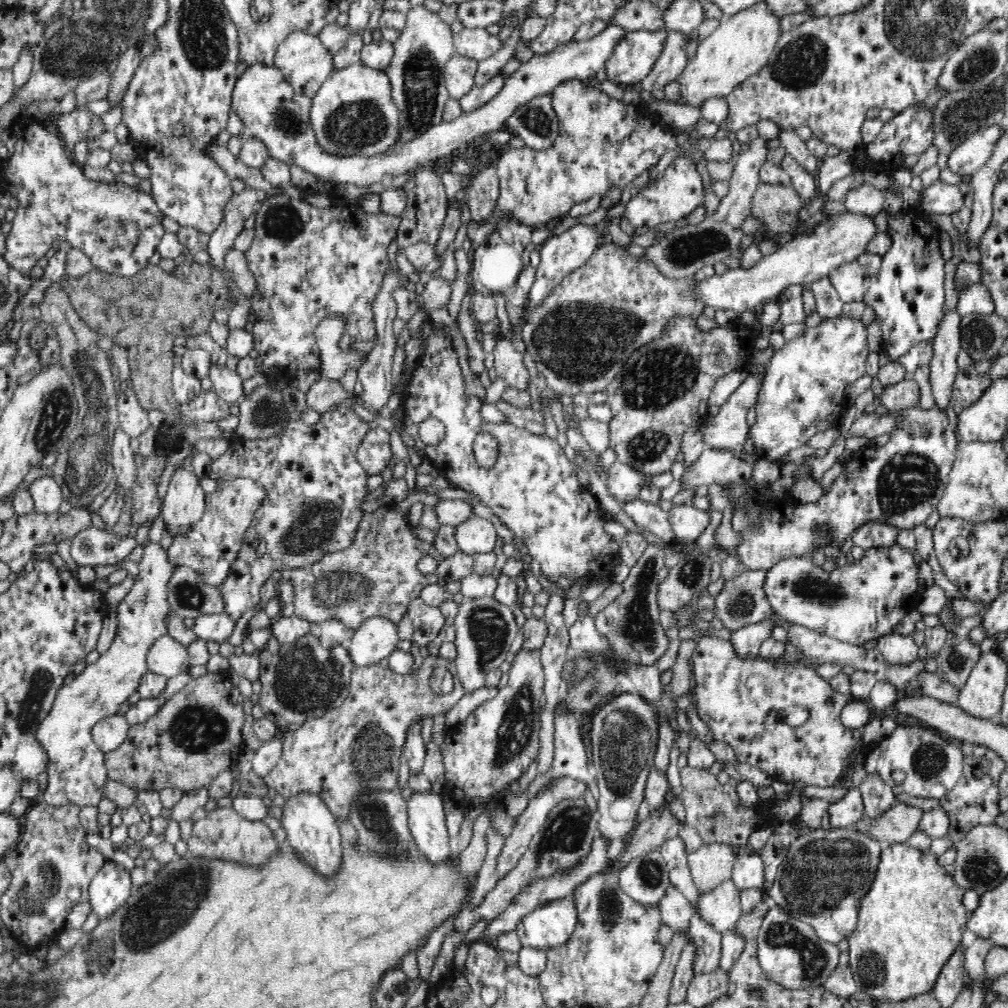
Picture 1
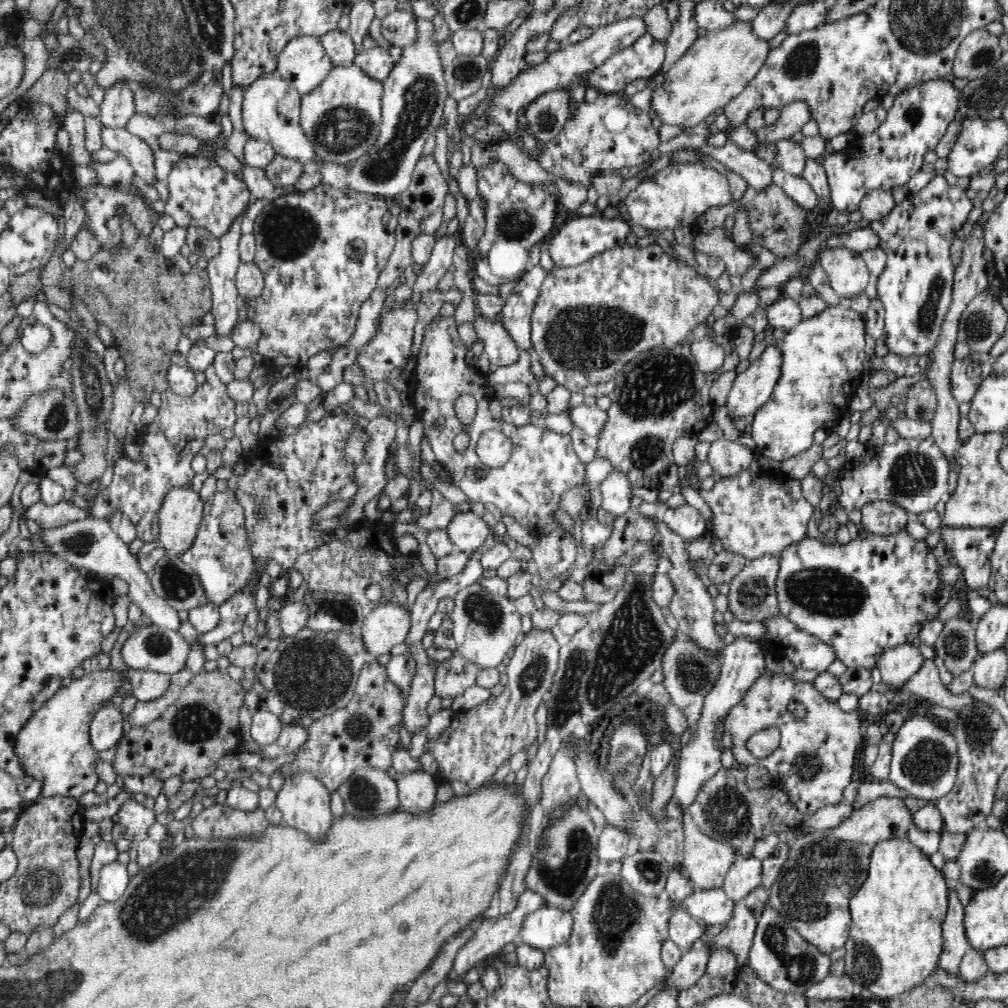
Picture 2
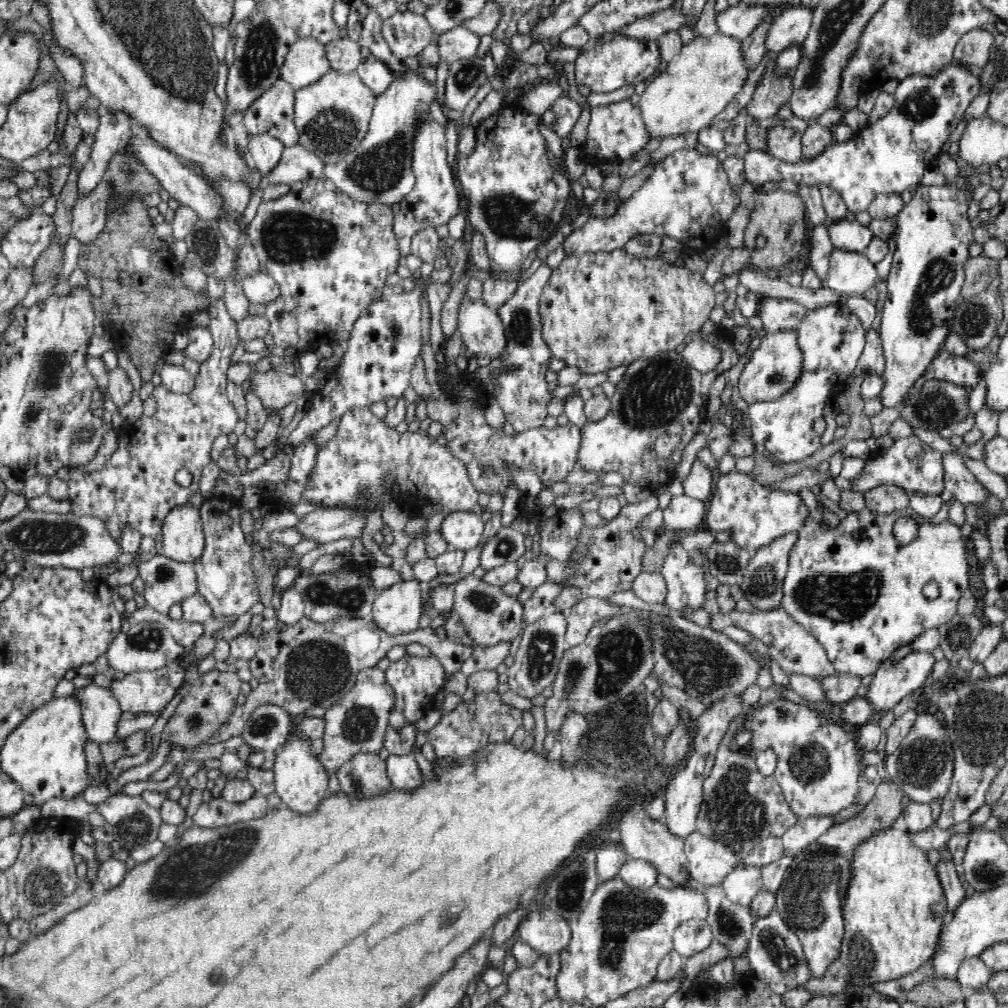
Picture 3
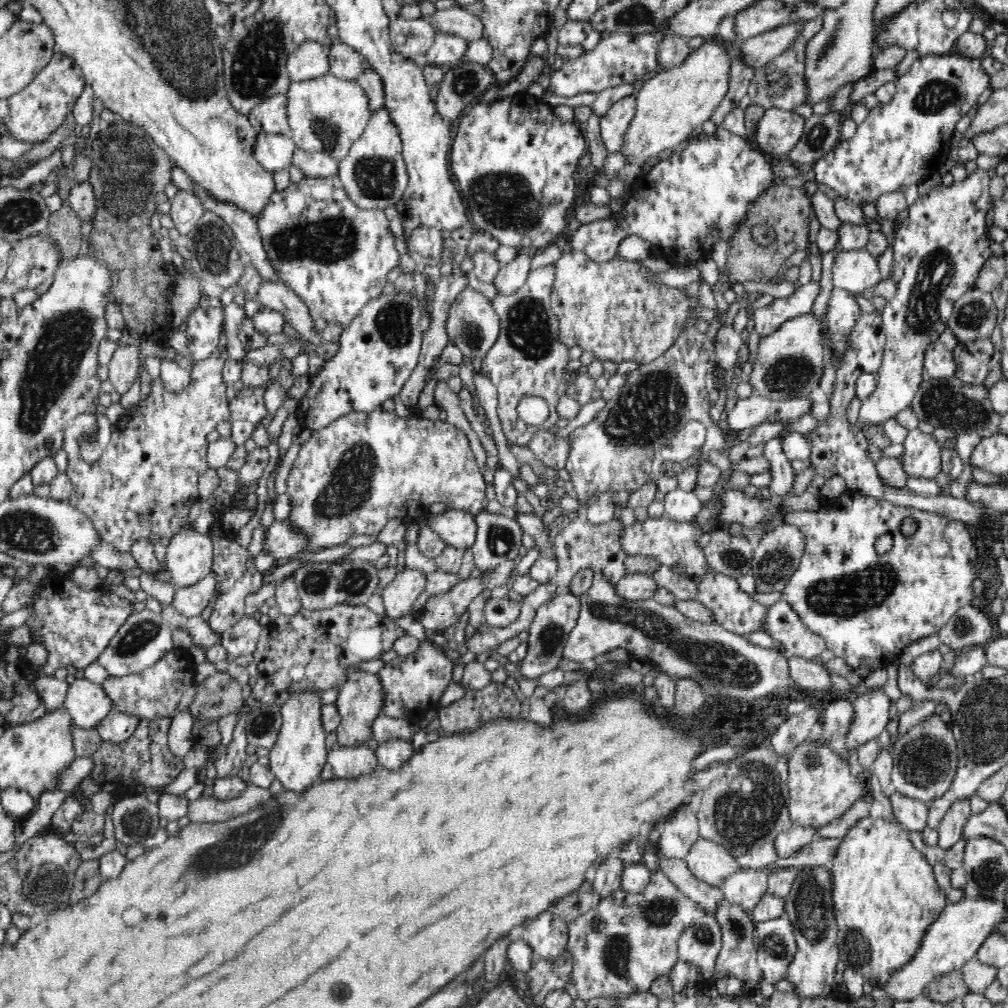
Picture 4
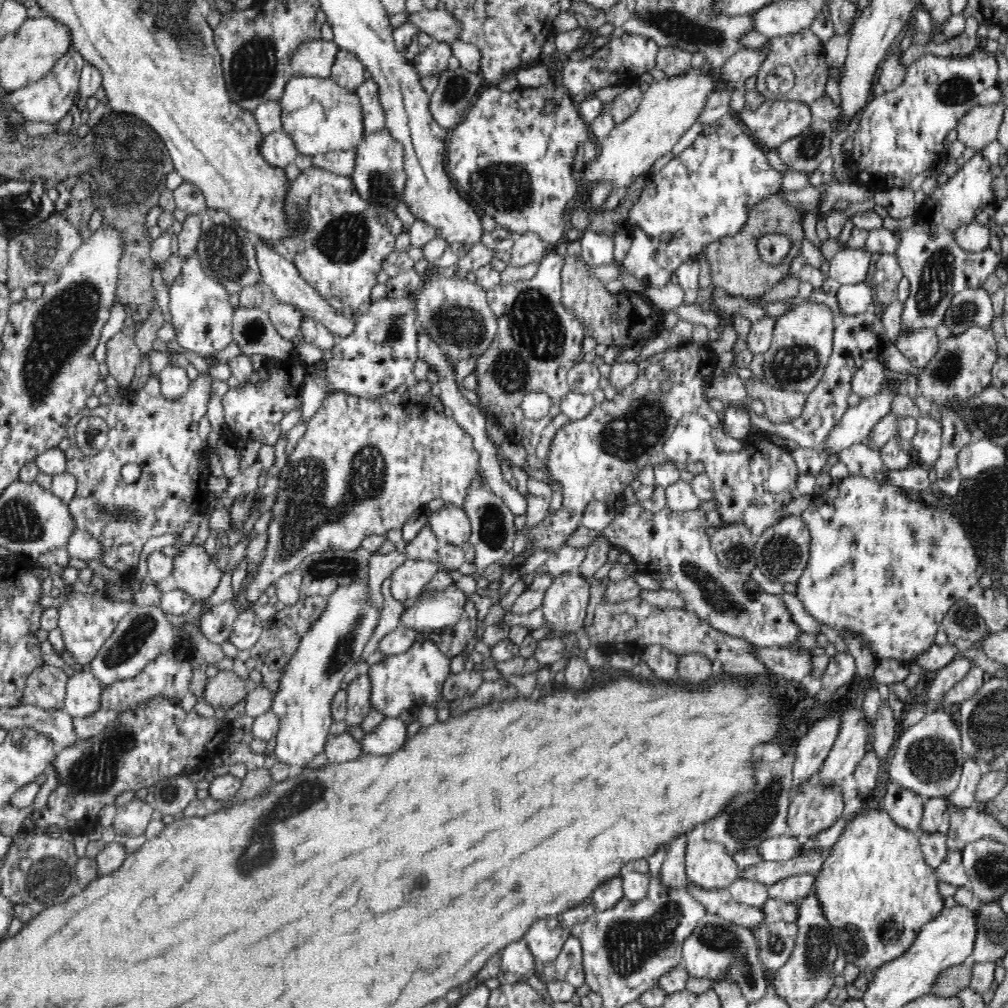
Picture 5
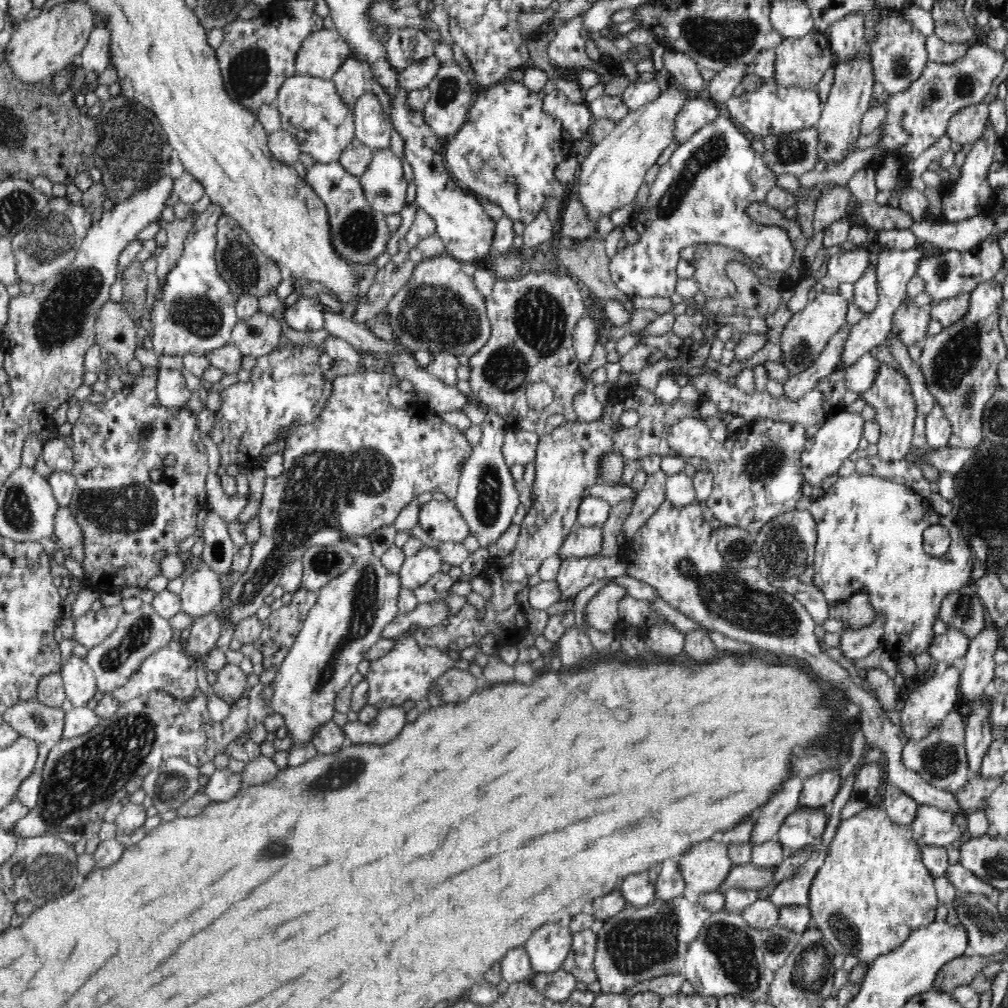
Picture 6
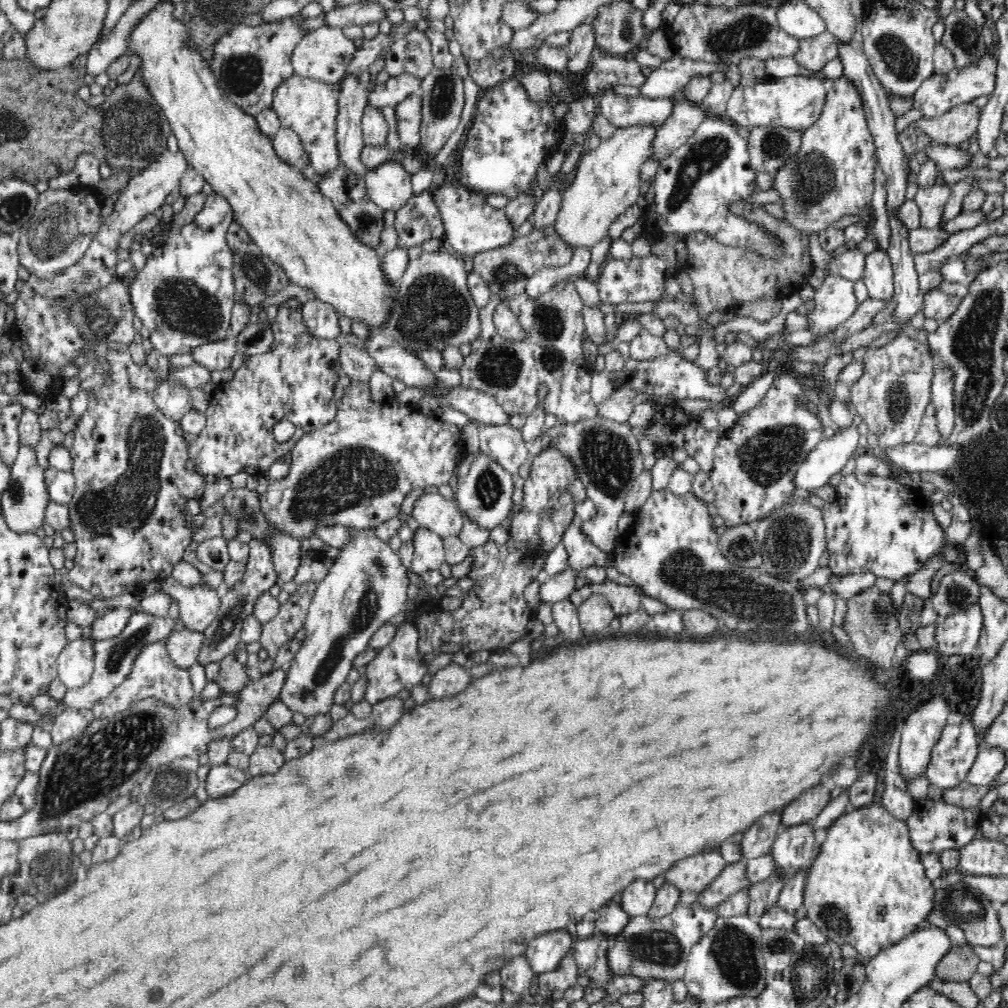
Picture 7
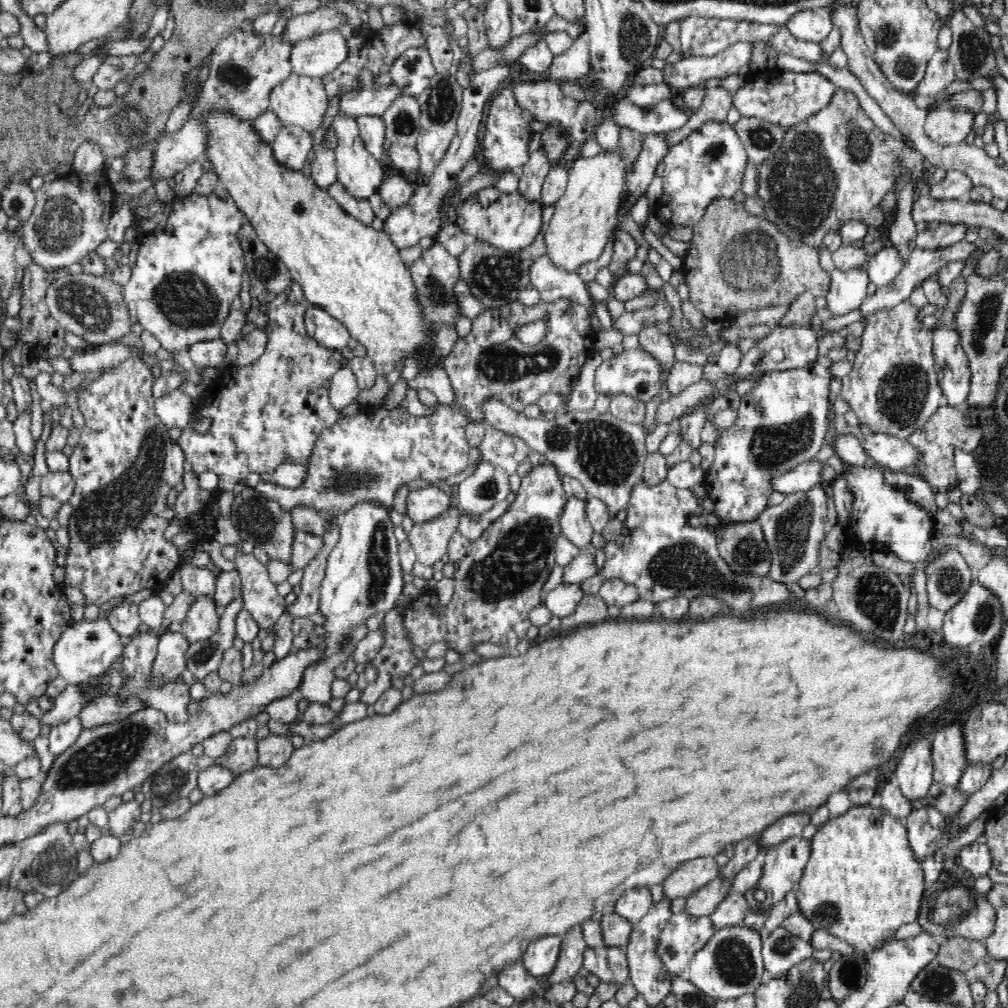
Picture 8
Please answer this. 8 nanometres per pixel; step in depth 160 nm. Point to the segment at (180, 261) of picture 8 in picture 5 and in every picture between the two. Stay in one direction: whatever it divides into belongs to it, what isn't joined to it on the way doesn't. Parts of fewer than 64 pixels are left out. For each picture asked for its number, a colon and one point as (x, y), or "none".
5: (201, 313)
6: (193, 311)
7: (184, 294)

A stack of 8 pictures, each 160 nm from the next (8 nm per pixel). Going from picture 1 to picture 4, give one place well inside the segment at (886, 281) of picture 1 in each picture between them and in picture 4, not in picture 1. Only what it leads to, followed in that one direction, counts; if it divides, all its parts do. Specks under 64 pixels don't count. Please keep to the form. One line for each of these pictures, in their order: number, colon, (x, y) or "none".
2: (916, 288)
3: (933, 235)
4: (941, 248)

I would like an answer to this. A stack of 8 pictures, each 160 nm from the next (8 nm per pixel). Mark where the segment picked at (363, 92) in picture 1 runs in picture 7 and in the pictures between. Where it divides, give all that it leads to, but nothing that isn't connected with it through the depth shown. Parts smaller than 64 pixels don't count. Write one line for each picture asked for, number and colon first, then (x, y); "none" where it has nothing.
2: (341, 117)
3: (332, 114)
4: (325, 114)
5: (320, 116)
6: (311, 109)
7: (307, 106)

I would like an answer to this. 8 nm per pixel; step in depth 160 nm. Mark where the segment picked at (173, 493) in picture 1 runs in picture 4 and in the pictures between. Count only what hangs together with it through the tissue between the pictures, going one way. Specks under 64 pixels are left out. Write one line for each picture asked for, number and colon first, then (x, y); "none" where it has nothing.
2: (179, 519)
3: (184, 541)
4: (189, 554)

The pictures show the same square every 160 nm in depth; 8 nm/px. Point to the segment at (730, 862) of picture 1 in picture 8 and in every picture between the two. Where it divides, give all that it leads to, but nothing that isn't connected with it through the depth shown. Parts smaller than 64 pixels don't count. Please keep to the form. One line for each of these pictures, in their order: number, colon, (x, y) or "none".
2: (707, 861)
3: (709, 862)
4: (710, 862)
5: (708, 865)
6: (704, 867)
7: (694, 874)
8: (691, 875)

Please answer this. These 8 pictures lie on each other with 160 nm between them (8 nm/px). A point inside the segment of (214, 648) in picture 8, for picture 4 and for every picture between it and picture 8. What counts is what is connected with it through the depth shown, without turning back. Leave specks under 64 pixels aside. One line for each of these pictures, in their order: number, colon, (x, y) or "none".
4: (353, 476)
5: (363, 466)
6: (351, 471)
7: (219, 640)

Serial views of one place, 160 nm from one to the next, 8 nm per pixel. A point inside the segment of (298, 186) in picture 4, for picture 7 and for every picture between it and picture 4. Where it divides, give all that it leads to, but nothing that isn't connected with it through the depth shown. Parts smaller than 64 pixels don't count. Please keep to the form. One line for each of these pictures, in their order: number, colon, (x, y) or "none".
5: (348, 242)
6: (361, 234)
7: (349, 195)

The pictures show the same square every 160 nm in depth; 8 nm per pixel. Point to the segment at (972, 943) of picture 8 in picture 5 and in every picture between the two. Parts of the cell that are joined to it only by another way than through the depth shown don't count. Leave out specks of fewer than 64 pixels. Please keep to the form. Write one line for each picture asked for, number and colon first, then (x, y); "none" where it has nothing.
5: (950, 981)
6: (959, 971)
7: (960, 962)

